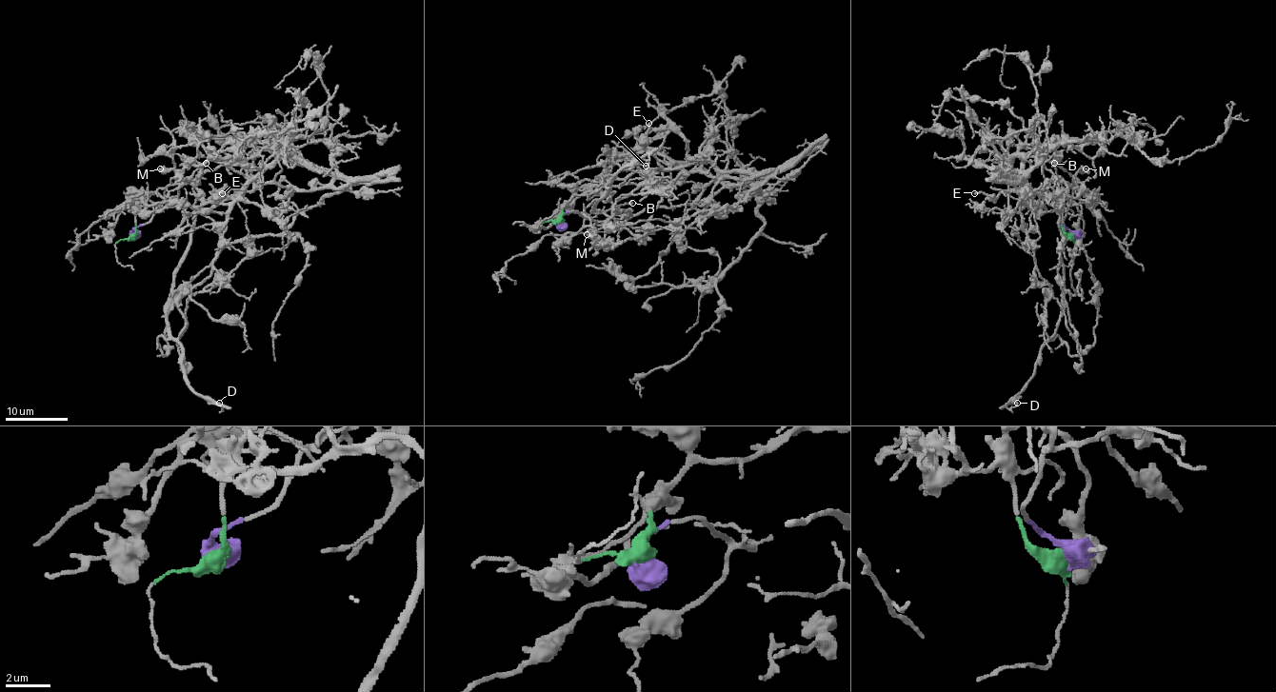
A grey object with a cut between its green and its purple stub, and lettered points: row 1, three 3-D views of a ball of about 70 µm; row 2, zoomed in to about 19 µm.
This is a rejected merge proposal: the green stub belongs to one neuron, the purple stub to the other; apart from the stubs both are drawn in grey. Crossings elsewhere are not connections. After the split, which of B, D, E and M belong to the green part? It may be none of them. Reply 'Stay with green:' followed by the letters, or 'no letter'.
Stay with green: E

